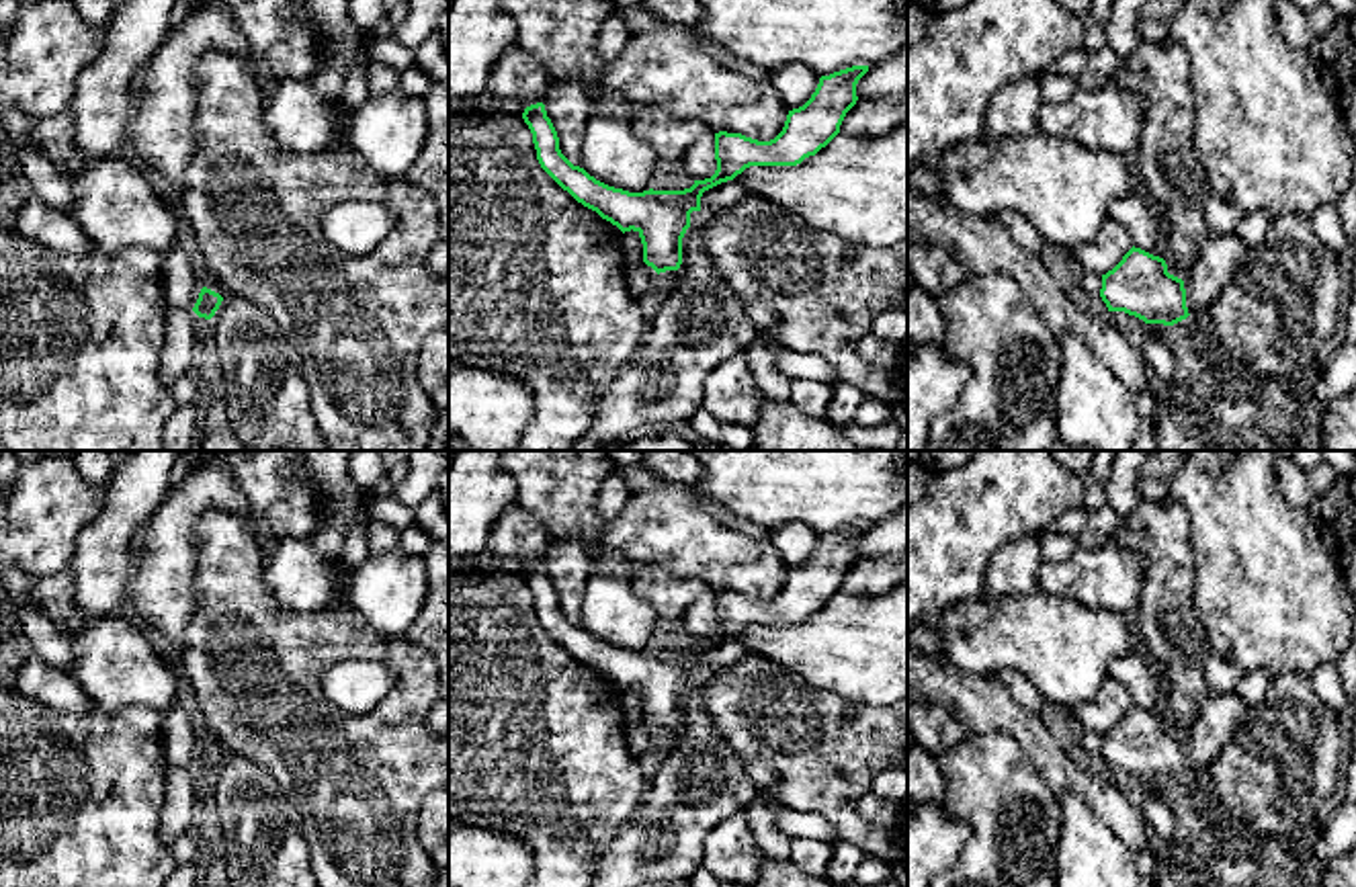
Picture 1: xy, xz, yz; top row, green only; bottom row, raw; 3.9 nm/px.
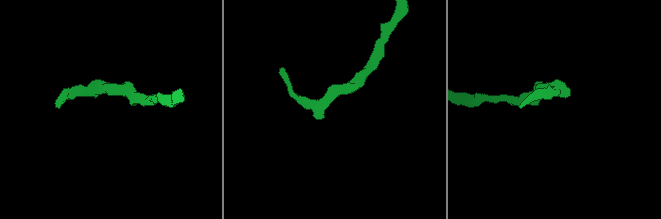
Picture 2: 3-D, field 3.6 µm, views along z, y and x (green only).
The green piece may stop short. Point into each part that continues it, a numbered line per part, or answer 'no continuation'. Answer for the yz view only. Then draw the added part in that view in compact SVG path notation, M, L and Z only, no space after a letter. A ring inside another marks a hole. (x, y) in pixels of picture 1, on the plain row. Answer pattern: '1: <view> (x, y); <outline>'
1: yz (1219, 713); M1209 692L1200 703L1198 717L1184 737L1188 772L1211 764L1231 742L1249 705L1235 692Z

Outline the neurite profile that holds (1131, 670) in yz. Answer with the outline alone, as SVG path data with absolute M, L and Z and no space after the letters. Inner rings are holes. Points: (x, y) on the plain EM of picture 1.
M1129 651L1114 658L1108 676L1125 686L1135 707L1161 717L1166 705L1163 690L1143 656Z

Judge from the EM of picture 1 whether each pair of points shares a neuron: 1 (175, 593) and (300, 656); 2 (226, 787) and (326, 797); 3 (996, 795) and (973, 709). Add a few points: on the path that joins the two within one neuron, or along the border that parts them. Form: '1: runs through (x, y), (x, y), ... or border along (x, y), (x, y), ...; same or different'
1: border along (195, 554), (195, 613), (187, 625), (183, 650); different
2: border along (250, 761), (273, 779), (293, 806), (304, 838); different
3: border along (967, 732), (1004, 732), (1023, 756); different

